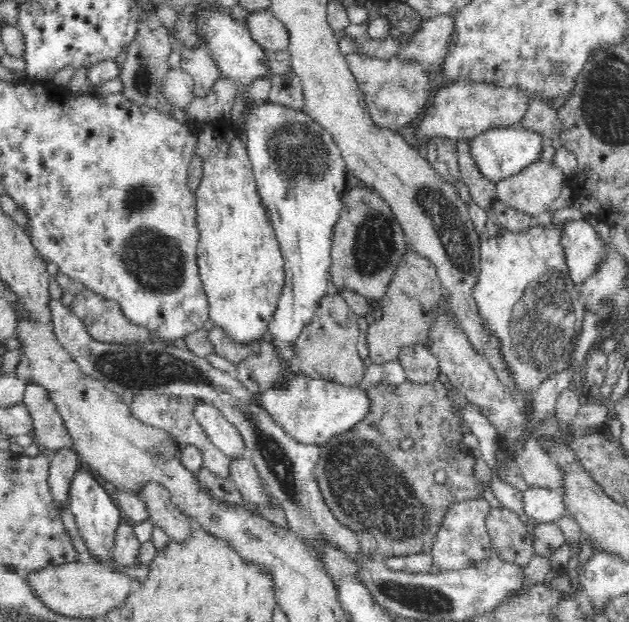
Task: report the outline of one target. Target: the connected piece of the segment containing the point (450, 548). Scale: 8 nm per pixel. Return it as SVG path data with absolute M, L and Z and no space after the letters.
M483 496L466 498L452 503L445 512L444 522L436 533L436 542L433 542L435 570L461 570L464 566L472 566L493 556L491 553L491 540L486 528L486 516L490 506Z

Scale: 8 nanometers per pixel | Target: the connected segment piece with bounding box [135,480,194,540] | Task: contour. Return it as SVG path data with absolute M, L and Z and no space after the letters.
M148 480L135 494L144 503L154 527L163 528L171 540L188 538L194 523L172 502L167 488L159 482Z

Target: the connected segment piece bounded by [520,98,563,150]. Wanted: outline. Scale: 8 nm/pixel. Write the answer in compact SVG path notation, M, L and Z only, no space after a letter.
M532 98L523 120L522 127L546 134L548 142L556 150L563 146L557 133L562 130L562 119L558 111L550 106L548 100Z

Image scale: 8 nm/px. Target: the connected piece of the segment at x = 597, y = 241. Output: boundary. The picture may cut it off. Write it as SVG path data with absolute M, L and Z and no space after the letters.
M585 219L566 221L563 247L573 284L580 289L607 257L607 242Z

